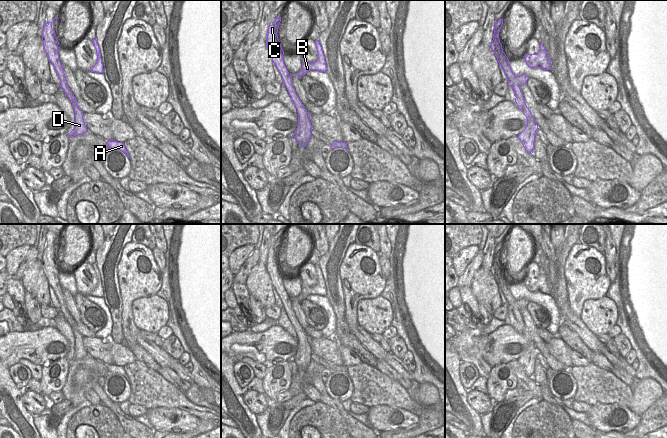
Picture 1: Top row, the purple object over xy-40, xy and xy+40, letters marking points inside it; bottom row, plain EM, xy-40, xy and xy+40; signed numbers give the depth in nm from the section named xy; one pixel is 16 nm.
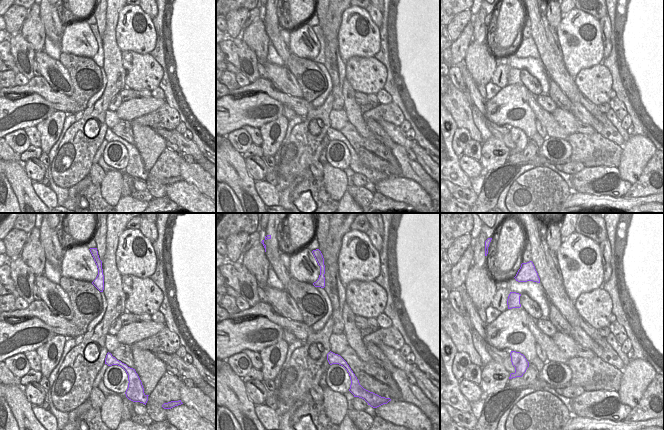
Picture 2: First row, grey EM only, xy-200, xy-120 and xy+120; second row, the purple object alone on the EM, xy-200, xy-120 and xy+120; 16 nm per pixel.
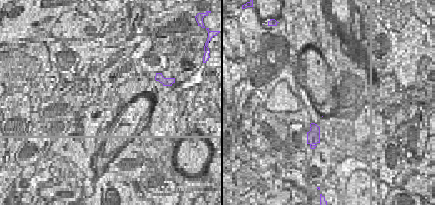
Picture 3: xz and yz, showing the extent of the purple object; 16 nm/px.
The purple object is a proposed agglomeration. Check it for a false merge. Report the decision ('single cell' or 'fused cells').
fused cells

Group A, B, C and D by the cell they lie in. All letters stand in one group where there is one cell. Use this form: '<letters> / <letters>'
A B / C D

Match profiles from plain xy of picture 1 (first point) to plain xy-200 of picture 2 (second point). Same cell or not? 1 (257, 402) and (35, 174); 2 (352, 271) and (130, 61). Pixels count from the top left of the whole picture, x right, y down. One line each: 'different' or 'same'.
1: same
2: different

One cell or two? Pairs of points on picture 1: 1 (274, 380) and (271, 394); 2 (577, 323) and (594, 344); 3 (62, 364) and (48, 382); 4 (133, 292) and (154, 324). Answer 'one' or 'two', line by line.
1: one
2: one
3: one
4: two

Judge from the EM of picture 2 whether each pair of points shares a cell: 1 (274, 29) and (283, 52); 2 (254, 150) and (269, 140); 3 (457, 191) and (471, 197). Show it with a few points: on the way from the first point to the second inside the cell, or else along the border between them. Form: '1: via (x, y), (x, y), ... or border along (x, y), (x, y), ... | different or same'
1: via (272, 35), (272, 40), (278, 46) | same
2: border along (260, 146), (263, 156) | different
3: via (460, 194), (468, 196) | same

